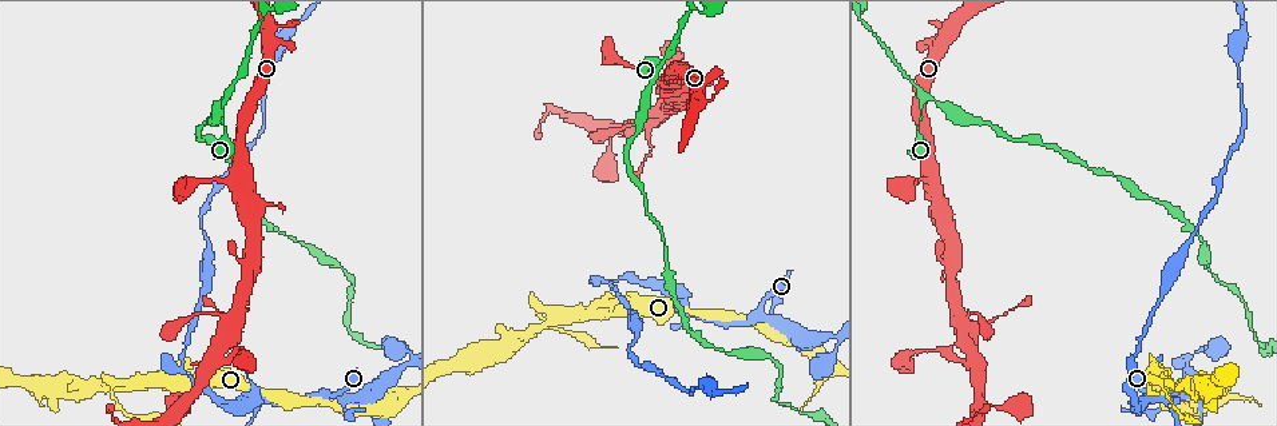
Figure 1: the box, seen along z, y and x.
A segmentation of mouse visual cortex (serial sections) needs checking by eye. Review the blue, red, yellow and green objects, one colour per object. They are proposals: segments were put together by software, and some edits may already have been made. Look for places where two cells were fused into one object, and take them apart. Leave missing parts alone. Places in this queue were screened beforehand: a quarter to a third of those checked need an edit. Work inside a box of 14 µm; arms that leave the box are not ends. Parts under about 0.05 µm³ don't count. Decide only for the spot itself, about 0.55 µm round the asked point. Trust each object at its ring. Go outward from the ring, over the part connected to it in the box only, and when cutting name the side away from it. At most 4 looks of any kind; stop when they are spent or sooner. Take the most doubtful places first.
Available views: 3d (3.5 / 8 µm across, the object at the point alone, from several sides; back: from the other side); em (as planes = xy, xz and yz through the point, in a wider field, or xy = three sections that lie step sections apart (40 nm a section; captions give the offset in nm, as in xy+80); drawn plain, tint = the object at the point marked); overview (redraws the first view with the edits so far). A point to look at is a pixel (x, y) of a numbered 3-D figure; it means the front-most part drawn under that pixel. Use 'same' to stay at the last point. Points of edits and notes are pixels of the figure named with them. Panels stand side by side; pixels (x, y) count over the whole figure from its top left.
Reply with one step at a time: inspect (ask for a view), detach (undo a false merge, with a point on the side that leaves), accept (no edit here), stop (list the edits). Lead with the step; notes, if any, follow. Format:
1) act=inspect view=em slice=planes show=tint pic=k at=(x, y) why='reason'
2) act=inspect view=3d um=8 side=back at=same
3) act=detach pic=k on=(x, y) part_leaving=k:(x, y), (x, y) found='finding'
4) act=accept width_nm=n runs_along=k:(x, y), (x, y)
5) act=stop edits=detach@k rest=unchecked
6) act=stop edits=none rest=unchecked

act=inspect view=em slice=xy step=2 show=tint pic=1 at=(758, 315) why='three-way junction'

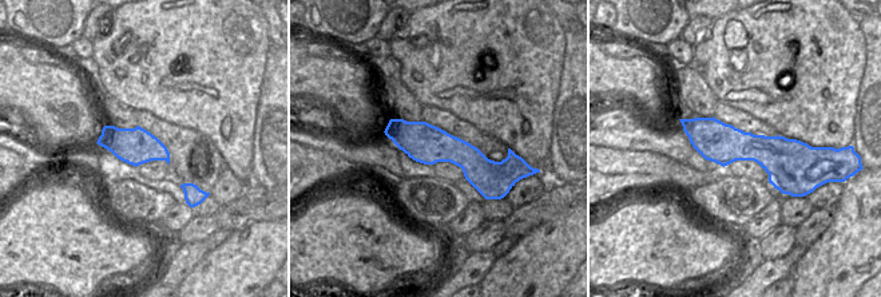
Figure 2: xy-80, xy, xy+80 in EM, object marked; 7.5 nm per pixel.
act=inspect view=3d um=3.5 at=same why='wider look'

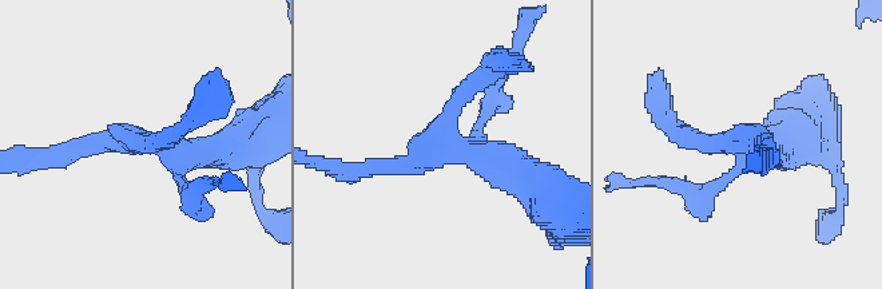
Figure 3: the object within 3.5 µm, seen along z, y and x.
act=accept found='continuous, no second cell'

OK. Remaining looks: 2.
act=inspect view=3d um=3.5 pic=1 at=(227, 98)

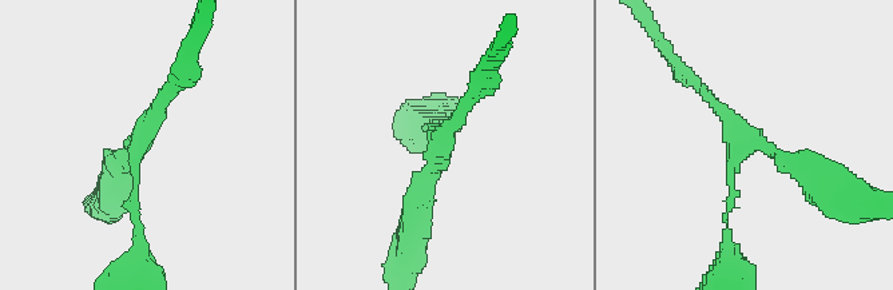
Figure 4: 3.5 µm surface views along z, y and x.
act=inspect view=em slice=xy step=5 show=tint pic=4 at=(438, 140) arms=3 arm_widths_nm=100,200,250

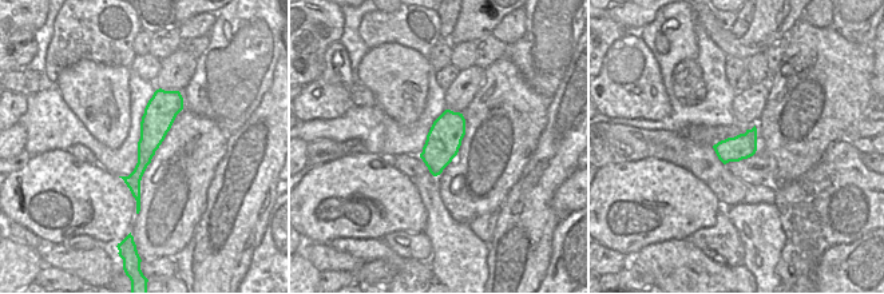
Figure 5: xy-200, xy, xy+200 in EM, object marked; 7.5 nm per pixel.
act=accept found='all the same cell'

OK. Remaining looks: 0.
act=stop edits=none rest=unchecked

